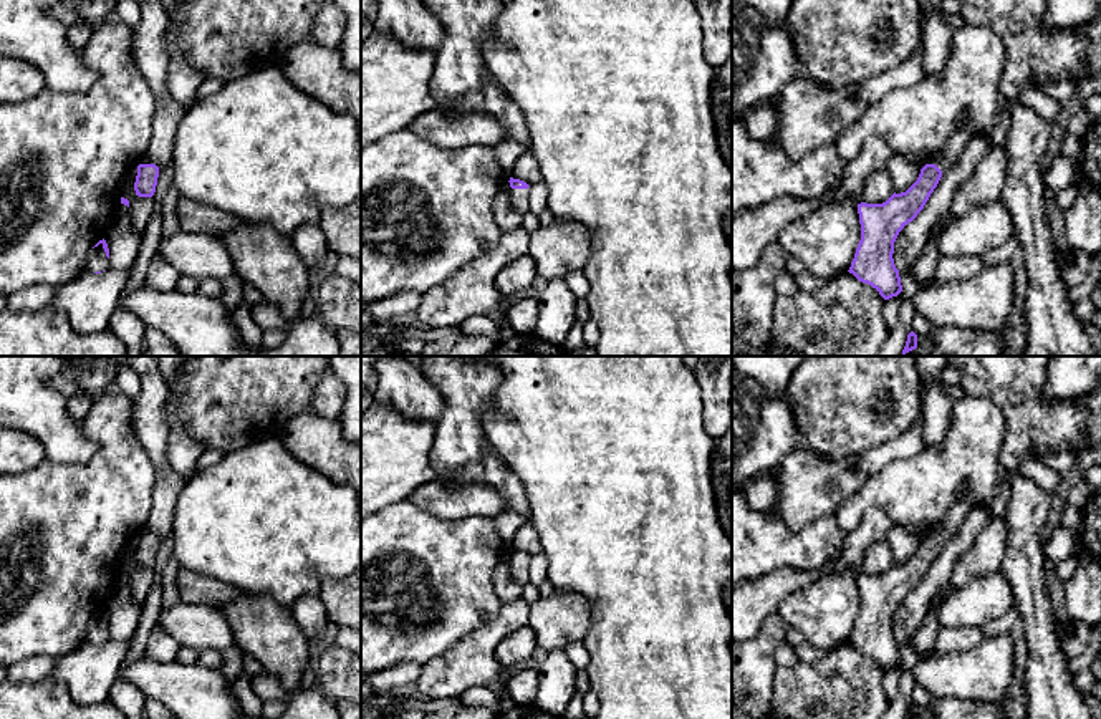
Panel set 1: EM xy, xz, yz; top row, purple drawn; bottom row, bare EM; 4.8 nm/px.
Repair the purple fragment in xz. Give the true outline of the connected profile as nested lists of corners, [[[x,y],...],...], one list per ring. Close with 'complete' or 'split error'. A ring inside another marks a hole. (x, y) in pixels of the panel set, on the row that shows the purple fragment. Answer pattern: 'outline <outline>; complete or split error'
outline [[[510,177],[510,200],[522,215],[530,210],[530,186],[520,179]]]; split error

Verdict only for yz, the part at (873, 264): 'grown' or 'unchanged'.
grown

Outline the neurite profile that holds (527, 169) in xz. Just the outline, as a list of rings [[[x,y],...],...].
[[[526,151],[525,154],[518,157],[518,161],[513,166],[512,177],[520,179],[526,182],[528,186],[533,186],[543,181],[538,161],[531,151]]]

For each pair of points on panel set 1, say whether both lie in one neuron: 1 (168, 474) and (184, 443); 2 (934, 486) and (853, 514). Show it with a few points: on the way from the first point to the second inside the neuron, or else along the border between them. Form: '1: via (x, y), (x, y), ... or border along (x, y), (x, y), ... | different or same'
1: border along (169, 428), (166, 459), (182, 477) | different
2: via (914, 489), (881, 489), (871, 494) | same

